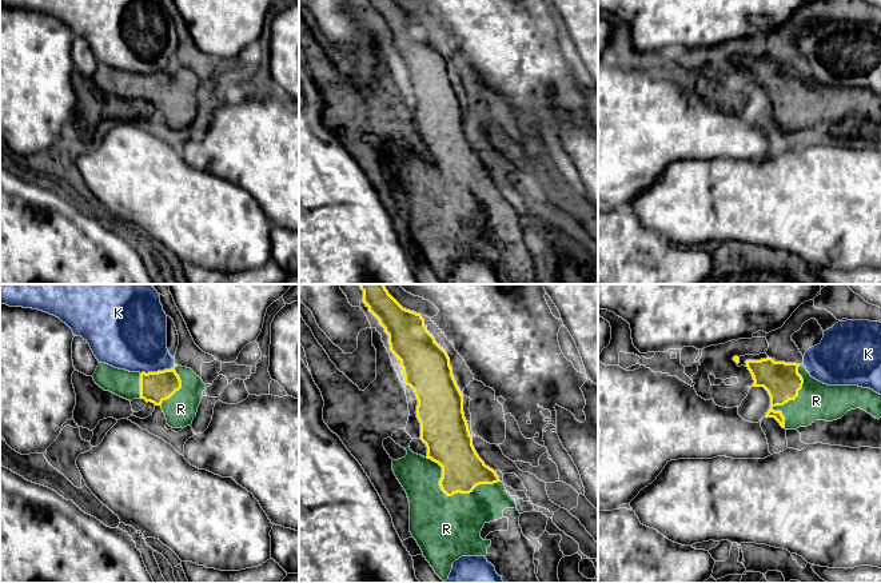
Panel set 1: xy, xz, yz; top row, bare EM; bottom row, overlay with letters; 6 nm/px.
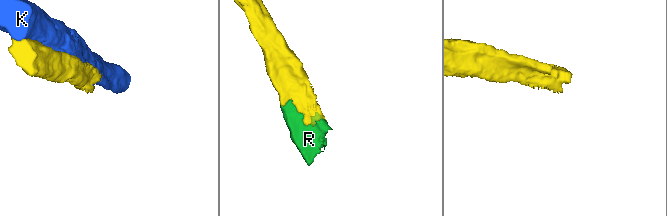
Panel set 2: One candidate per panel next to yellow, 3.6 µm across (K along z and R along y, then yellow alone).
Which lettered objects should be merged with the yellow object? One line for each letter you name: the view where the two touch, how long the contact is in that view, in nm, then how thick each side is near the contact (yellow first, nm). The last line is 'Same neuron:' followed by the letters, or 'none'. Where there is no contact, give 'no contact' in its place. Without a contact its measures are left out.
R: xz | 480 nm | 260/380 nm
Same neuron: R

